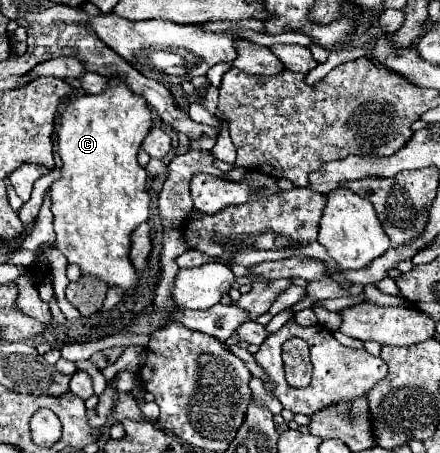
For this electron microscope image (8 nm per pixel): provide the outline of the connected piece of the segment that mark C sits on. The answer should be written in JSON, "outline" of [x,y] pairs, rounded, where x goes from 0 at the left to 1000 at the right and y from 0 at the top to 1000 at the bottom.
{"outline":[[[243,172],[243,190],[230,208],[184,208],[161,221],[134,260],[130,336],[143,358],[139,393],[116,406],[116,468],[130,530],[120,543],[148,561],[157,583],[175,583],[184,605],[220,609],[248,631],[293,640],[311,627],[311,600],[293,578],[293,525],[298,512],[339,481],[339,428],[330,424],[330,371],[316,366],[311,340],[325,305],[348,278],[348,247],[334,221],[302,203],[284,177]]]}

